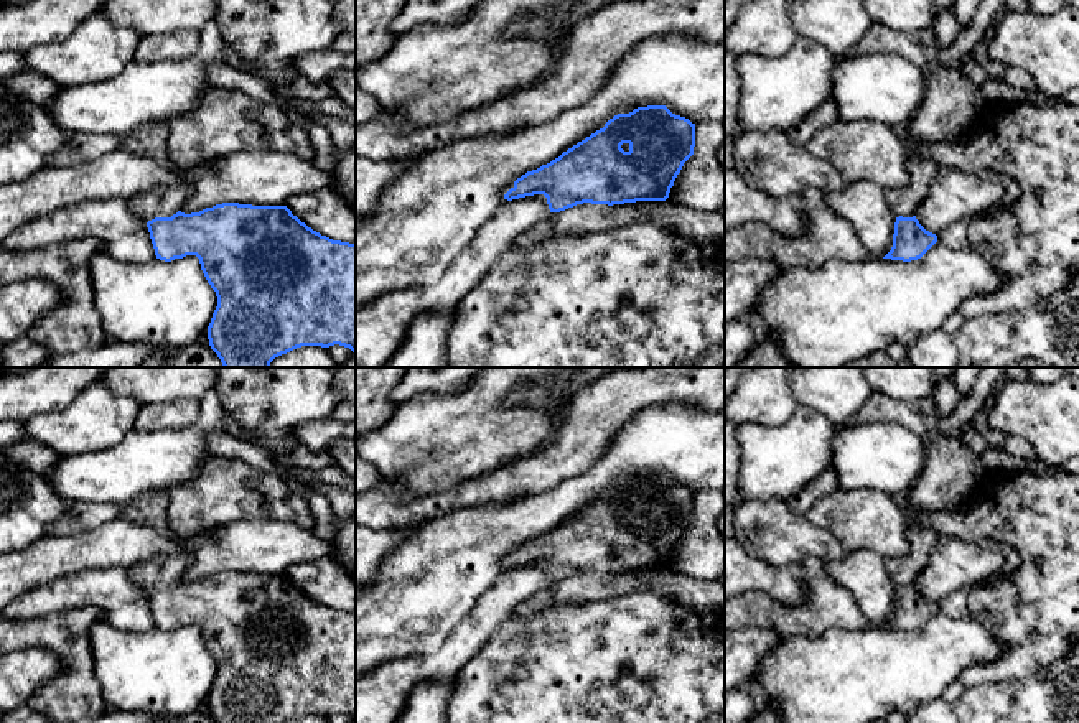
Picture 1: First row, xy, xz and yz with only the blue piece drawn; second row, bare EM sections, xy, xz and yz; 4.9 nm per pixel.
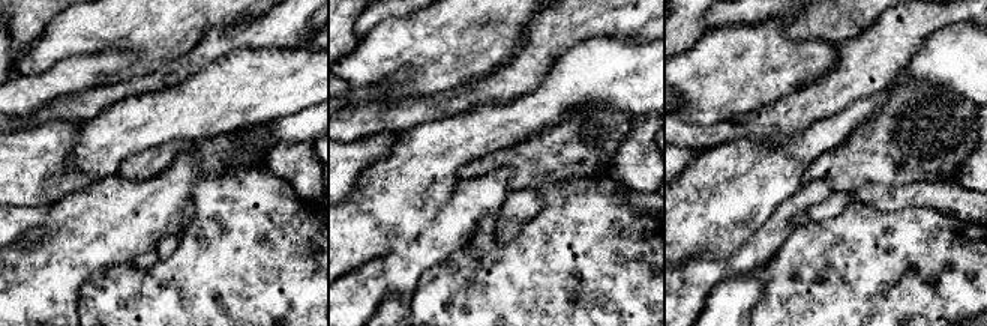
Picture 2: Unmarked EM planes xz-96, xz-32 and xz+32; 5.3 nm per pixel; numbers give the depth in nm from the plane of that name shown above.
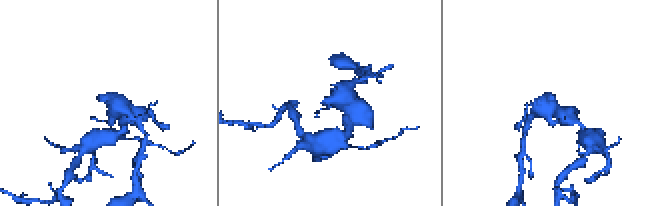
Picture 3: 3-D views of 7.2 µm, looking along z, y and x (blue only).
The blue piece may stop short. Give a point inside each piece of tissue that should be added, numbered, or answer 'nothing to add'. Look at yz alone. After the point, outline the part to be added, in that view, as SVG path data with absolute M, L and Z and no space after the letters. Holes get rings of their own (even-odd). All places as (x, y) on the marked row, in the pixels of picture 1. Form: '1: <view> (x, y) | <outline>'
1: yz (903, 201) | M911 158L908 160L908 171L911 181L903 189L888 189L886 199L896 217L913 217L916 208L929 193L931 180L939 170L939 163L929 158Z

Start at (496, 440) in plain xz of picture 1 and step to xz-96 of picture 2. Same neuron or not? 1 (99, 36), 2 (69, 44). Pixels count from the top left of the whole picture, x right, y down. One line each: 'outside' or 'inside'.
1: inside
2: inside

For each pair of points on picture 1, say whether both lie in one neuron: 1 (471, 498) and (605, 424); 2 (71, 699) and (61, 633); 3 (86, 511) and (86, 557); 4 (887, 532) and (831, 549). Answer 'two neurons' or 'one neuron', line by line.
1: one neuron
2: one neuron
3: two neurons
4: two neurons

